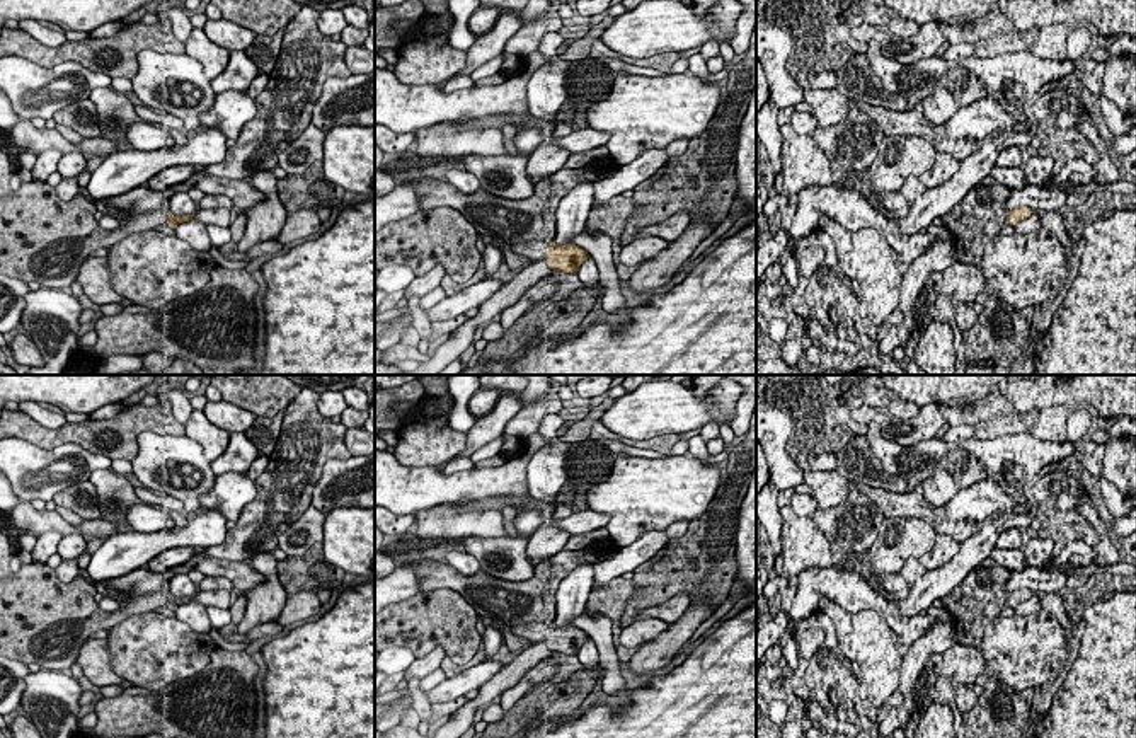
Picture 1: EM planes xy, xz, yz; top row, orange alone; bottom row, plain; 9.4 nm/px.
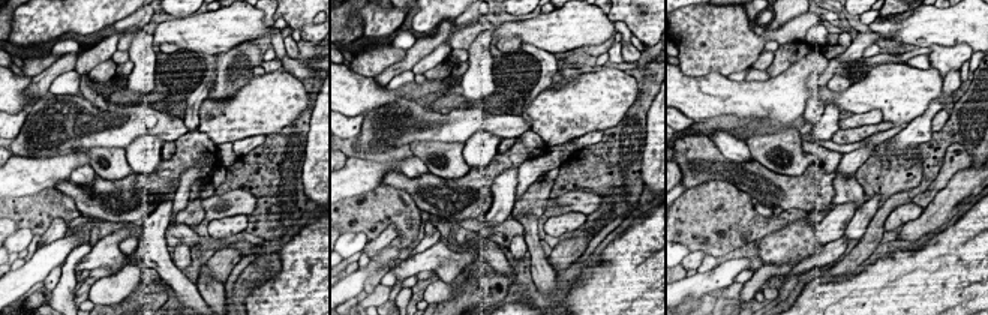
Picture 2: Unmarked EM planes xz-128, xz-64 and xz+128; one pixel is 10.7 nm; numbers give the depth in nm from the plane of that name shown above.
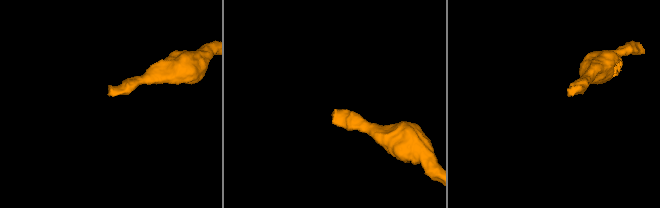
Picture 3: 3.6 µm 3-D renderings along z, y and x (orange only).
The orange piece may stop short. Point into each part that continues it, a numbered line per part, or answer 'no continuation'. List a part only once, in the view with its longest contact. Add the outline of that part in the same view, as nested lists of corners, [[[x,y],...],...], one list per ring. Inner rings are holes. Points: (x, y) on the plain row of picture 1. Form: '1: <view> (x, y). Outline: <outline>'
1: xz (535, 631). Outline: [[[531,622],[511,629],[514,636],[525,637],[530,643],[545,641],[548,624]]]

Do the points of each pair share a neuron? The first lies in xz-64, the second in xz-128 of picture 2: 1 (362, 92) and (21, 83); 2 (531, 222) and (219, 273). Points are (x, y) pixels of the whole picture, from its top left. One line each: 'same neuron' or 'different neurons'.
1: same neuron
2: different neurons

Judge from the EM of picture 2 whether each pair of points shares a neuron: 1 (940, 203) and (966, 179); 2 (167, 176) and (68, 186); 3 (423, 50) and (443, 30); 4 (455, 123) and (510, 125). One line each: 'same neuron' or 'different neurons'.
1: same neuron
2: same neuron
3: same neuron
4: same neuron

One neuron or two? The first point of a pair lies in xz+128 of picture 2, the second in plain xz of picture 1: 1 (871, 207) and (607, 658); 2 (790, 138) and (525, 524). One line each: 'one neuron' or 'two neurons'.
1: two neurons
2: two neurons

